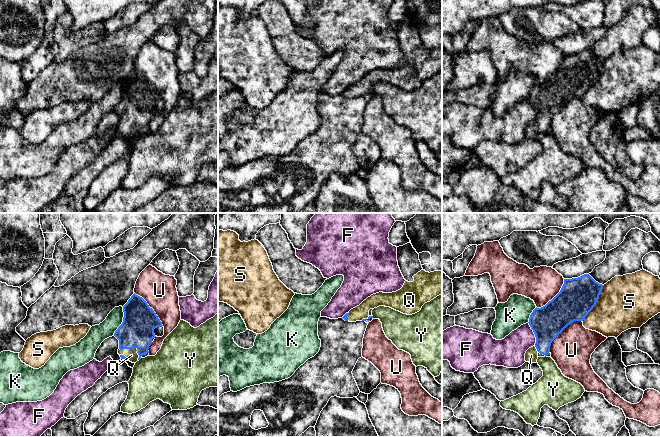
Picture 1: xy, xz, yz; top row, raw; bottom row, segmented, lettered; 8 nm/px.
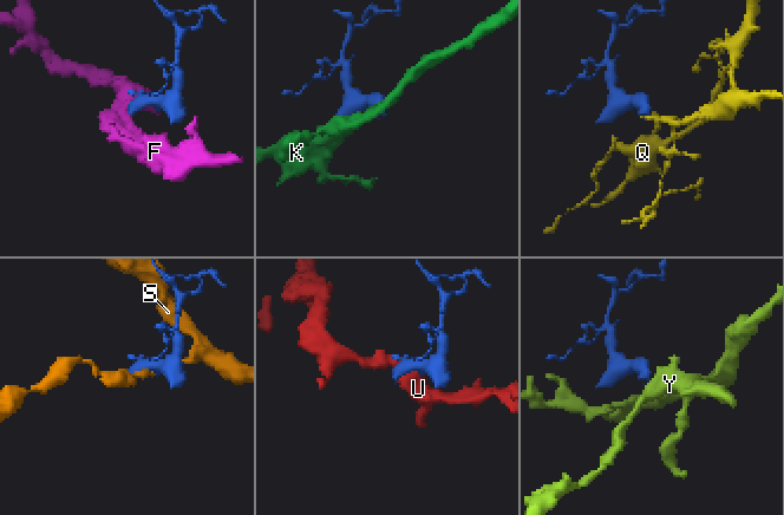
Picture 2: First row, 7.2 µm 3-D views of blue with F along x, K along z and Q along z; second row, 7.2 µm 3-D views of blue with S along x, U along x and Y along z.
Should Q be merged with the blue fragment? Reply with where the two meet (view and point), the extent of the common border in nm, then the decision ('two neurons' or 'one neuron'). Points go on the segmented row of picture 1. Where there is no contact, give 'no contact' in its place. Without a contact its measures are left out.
contact xy (132, 347); length 200 nm; one neuron

